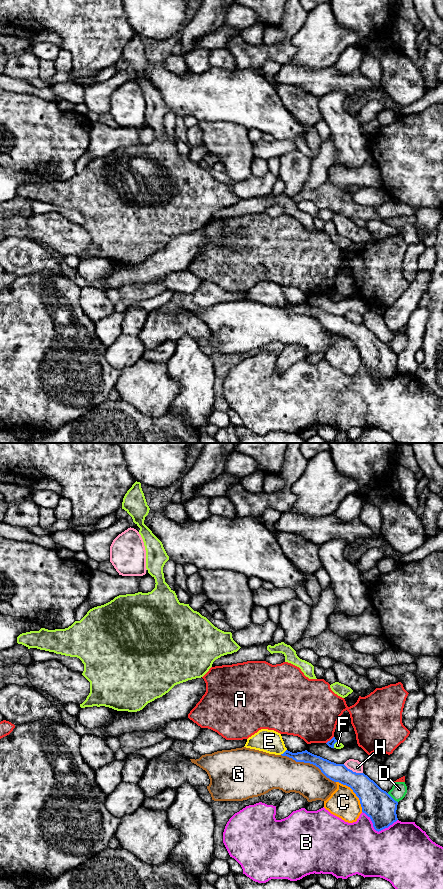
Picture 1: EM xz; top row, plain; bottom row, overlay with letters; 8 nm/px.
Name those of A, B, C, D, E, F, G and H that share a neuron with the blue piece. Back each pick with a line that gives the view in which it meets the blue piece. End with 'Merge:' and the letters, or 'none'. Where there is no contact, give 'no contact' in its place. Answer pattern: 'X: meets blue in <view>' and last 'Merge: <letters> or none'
Merge: none

